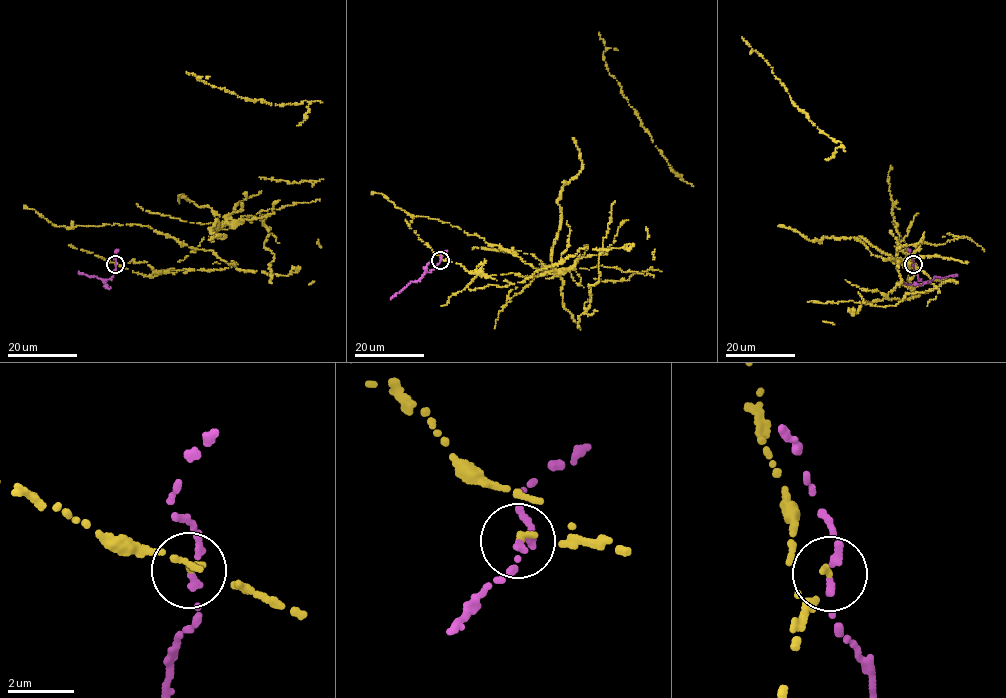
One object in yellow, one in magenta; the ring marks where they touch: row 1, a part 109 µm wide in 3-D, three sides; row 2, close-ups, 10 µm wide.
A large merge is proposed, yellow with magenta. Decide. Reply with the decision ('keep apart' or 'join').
keep apart

